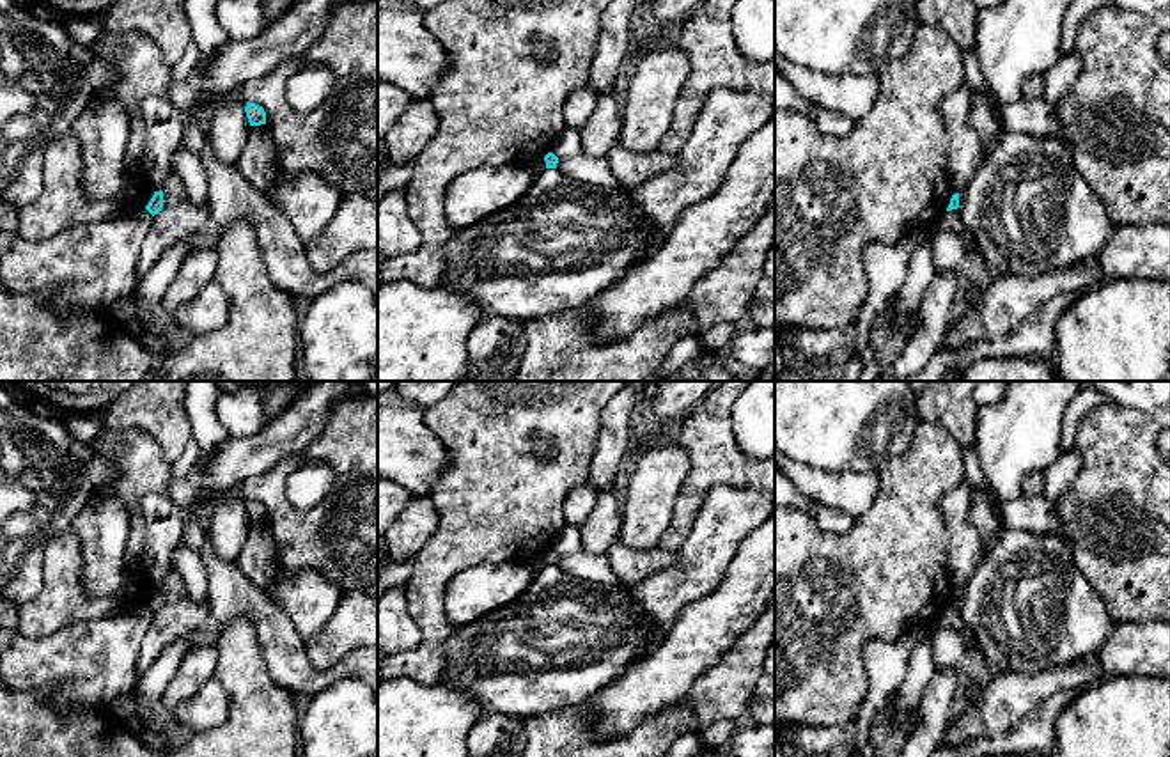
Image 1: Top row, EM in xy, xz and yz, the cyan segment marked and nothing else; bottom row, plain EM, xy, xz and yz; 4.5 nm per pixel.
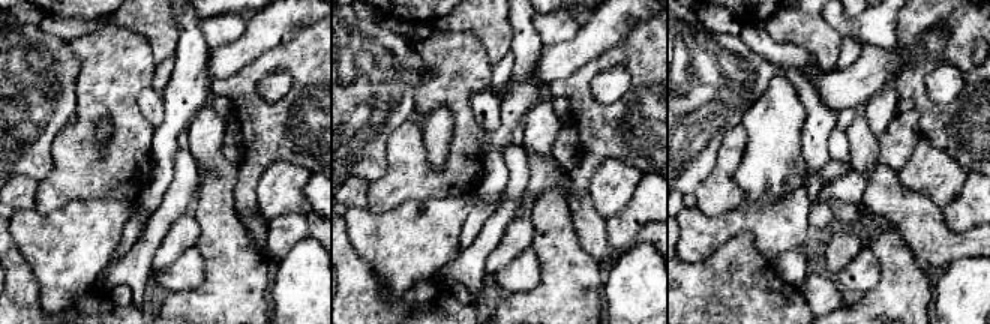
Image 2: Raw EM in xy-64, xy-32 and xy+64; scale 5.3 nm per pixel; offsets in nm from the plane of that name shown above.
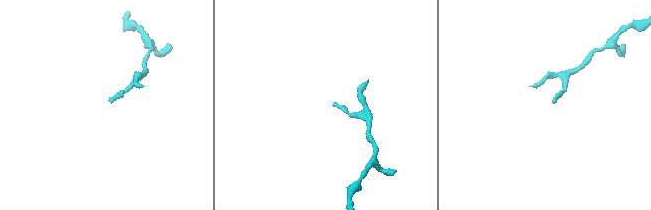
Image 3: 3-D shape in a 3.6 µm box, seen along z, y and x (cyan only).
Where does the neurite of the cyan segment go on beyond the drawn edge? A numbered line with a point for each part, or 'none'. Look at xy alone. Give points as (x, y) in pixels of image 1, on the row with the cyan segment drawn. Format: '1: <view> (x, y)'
1: xy (93, 265)

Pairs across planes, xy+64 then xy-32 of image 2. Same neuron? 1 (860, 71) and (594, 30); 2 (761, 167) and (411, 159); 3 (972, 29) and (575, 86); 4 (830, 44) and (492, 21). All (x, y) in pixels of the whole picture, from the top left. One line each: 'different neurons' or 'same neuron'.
1: same neuron
2: different neurons
3: same neuron
4: same neuron

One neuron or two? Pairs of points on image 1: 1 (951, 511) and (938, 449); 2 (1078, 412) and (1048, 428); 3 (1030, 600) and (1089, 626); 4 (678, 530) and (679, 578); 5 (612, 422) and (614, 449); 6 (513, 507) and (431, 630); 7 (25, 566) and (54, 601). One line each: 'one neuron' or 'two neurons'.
1: two neurons
2: two neurons
3: one neuron
4: two neurons
5: one neuron
6: one neuron
7: two neurons

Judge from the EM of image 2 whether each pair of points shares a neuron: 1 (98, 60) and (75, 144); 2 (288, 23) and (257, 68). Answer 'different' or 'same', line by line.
1: same
2: different

